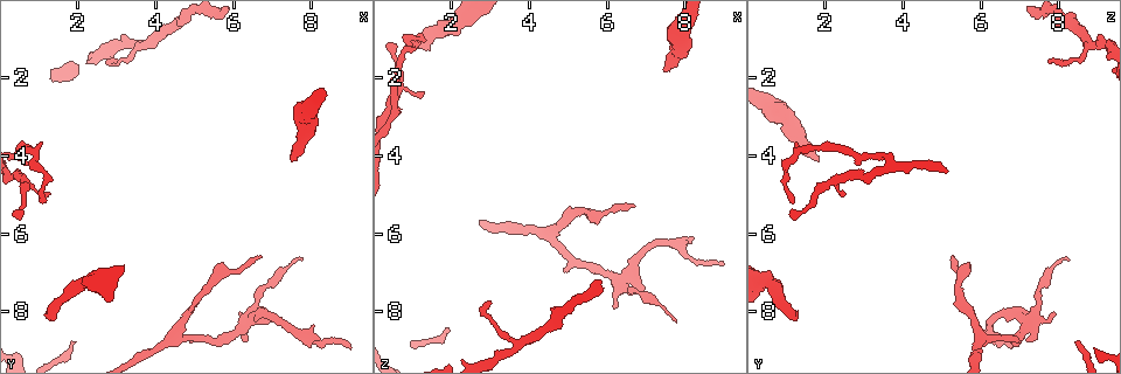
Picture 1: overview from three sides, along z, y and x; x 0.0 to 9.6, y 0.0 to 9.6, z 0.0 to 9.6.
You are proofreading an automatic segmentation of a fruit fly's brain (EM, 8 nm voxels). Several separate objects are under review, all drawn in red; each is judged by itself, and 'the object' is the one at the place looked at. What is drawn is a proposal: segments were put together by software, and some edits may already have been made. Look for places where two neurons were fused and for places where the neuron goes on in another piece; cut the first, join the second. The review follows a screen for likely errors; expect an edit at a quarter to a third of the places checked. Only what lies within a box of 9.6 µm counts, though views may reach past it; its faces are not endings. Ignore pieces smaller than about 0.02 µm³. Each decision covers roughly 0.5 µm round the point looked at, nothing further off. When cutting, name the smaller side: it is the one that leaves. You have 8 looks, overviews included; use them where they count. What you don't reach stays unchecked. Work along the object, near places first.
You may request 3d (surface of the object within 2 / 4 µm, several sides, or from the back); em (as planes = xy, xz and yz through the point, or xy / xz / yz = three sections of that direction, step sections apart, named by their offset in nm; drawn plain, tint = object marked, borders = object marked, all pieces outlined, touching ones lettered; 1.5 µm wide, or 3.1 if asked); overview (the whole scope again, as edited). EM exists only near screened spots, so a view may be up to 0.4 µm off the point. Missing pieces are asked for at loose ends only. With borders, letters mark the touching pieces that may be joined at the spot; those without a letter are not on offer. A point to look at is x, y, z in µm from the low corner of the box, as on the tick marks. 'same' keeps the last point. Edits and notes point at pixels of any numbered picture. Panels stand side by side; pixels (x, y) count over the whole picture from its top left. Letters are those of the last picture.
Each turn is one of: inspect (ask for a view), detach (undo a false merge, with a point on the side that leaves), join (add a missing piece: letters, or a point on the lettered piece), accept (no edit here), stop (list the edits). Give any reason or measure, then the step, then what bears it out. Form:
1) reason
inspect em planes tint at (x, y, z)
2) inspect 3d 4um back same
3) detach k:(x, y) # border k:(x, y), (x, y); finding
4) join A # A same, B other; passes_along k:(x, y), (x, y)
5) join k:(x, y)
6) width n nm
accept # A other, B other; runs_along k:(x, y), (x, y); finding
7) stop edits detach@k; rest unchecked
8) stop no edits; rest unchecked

free end
inspect 3d 4um at (1.35, 8.30, 1.35)

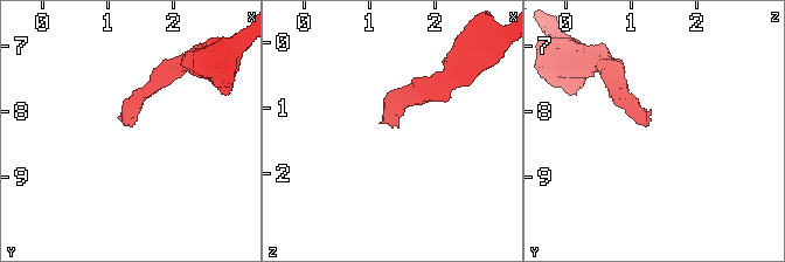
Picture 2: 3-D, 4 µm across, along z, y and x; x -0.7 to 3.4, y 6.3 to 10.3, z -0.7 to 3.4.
shape alone is not enough
inspect em yz step 8 borders at (1.40, 8.20, 1.30)

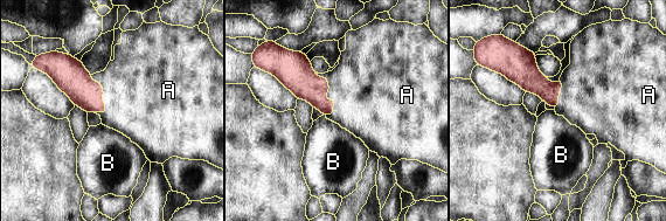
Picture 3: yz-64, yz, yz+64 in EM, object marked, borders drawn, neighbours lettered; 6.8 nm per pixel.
join A # A same, B other; passes_along 3:(296, 74), (326, 92), (361, 84); it goes on there

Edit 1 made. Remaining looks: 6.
inspect overview

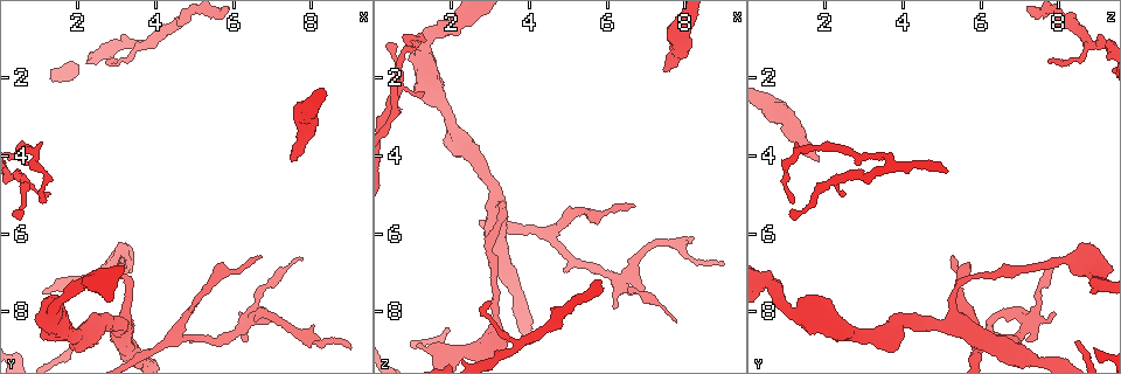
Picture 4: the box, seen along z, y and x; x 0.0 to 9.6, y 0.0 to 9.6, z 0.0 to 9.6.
end of a long branch
inspect em planes borders at (6.65, 6.55, 5.30)

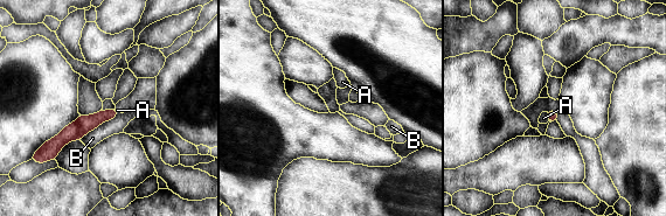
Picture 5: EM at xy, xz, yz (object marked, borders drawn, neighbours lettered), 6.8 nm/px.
longest_contact B 320 nm
accept # A other, B other; runs_along 5:(113, 111), (49, 146); none of them fits

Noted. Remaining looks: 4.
an open end
inspect 3d 4um at (9.00, 8.90, 6.75)

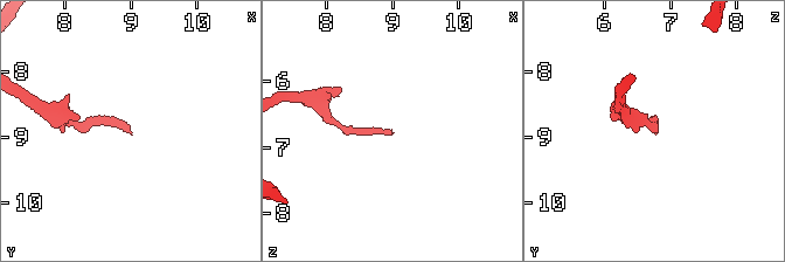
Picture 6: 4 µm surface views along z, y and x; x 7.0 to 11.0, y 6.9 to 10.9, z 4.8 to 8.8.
now the EM
inspect em xz step 4 borders at (9.00, 8.95, 6.80)

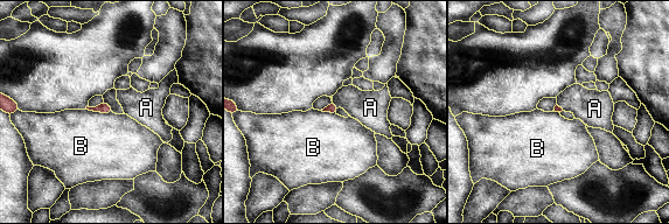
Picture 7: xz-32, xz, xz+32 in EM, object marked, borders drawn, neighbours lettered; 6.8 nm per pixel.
join A # A same, B other; passes_along 7:(332, 107), (334, 104), (370, 107); it goes on there

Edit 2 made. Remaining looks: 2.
stop edits join@3, join@7; rest unchecked

